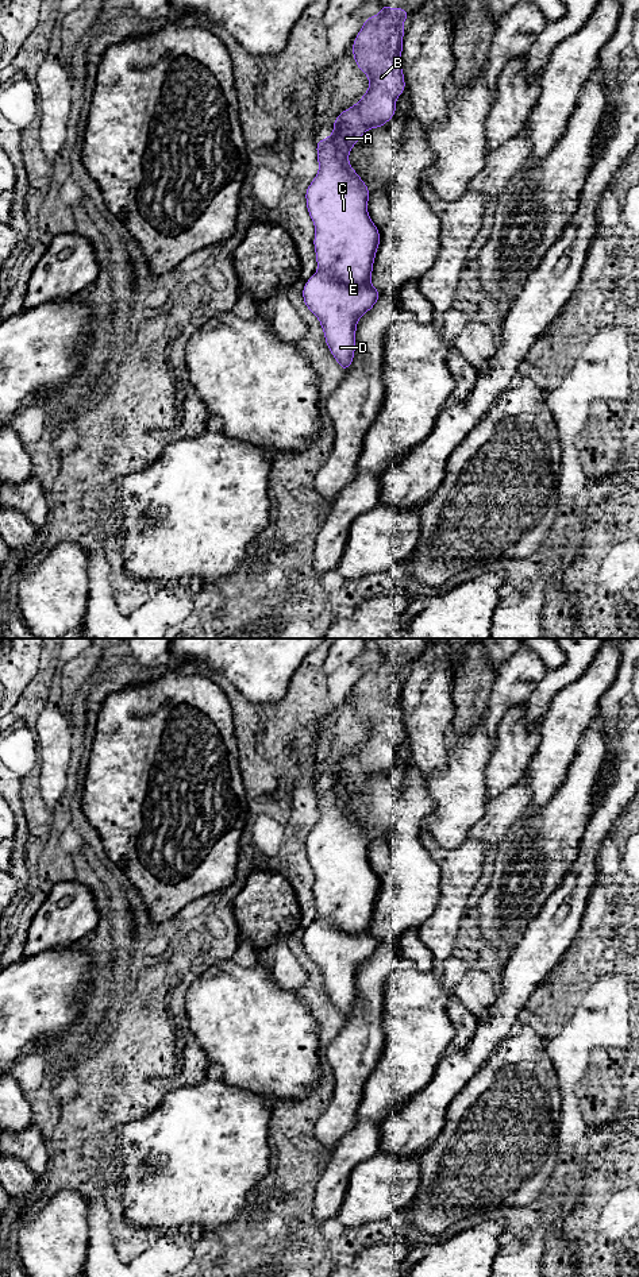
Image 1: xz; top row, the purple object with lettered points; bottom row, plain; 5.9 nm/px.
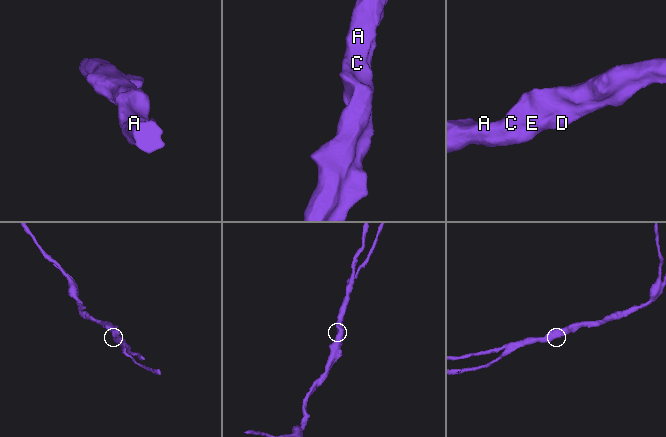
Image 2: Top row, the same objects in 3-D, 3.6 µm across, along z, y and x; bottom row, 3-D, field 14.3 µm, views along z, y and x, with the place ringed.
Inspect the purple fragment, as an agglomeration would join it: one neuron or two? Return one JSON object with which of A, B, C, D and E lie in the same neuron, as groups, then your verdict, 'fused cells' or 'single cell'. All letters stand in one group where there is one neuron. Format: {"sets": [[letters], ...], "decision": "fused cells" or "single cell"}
{"sets": [["A", "B", "C", "E"], ["D"]], "decision": "fused cells"}

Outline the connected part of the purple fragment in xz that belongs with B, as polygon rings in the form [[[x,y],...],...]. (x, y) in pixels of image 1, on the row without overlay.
[[[381,652],[381,660],[362,672],[353,690],[353,705],[369,726],[369,737],[357,752],[335,765],[331,784],[317,788],[319,819],[305,840],[307,857],[316,877],[313,895],[317,918],[349,934],[370,929],[381,887],[367,860],[369,836],[351,815],[349,802],[367,778],[381,776],[396,763],[396,748],[405,740],[401,701],[407,665],[409,661],[405,657]]]

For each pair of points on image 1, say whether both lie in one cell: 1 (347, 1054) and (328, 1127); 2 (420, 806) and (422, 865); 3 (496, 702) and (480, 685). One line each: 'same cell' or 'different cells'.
1: same cell
2: same cell
3: different cells

